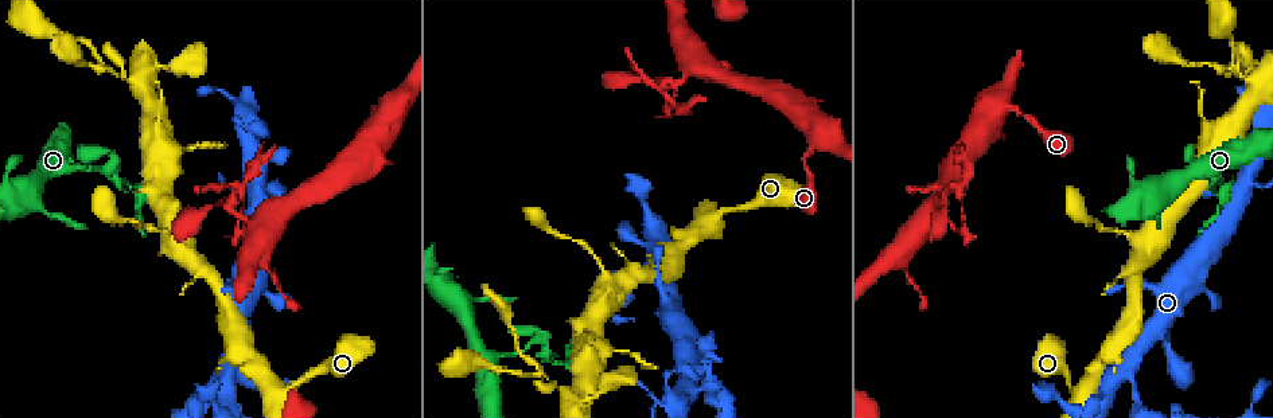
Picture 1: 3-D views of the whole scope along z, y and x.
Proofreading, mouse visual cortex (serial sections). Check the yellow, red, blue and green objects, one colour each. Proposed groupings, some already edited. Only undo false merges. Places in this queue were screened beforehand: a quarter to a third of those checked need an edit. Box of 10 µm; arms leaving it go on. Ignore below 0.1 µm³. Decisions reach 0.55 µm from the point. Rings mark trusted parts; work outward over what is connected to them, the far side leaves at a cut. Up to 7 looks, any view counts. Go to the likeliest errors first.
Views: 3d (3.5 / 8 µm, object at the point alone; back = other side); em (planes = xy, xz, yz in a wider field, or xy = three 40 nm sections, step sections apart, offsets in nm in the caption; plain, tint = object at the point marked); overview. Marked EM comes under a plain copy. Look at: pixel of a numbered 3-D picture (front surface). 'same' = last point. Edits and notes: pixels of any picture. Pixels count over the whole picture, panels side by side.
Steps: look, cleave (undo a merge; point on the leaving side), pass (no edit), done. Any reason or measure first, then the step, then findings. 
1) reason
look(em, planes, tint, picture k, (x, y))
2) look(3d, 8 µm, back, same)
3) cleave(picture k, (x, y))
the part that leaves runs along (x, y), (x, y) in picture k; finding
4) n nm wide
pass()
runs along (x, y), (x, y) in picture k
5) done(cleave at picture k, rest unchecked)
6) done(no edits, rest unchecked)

three arms meet
look(3d, 3.5 µm, picture 1, (540, 376))

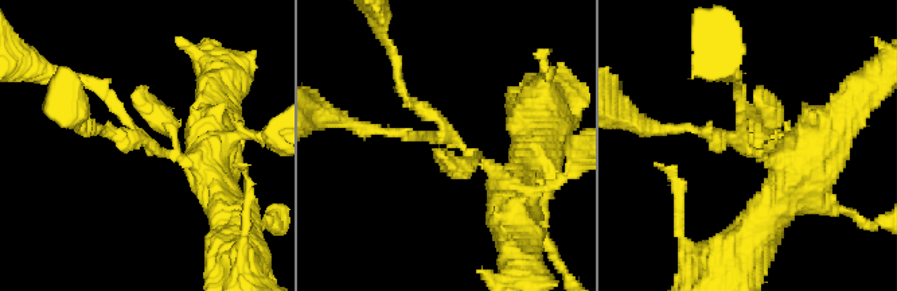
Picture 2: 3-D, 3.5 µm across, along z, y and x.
now the EM
look(em, xy, step 1, tint, picture 2, (449, 134))

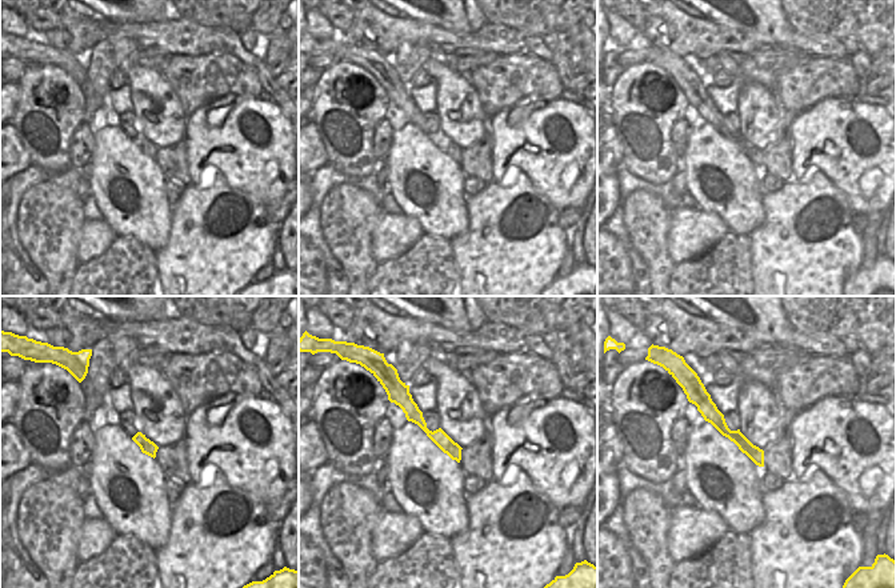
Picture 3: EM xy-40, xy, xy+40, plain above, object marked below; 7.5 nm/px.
pass()
runs along (703, 392), (708, 411), (760, 462) in picture 3; all the same cell

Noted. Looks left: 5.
sharp bend
look(3d, 3.5 µm, picture 1, (106, 166))

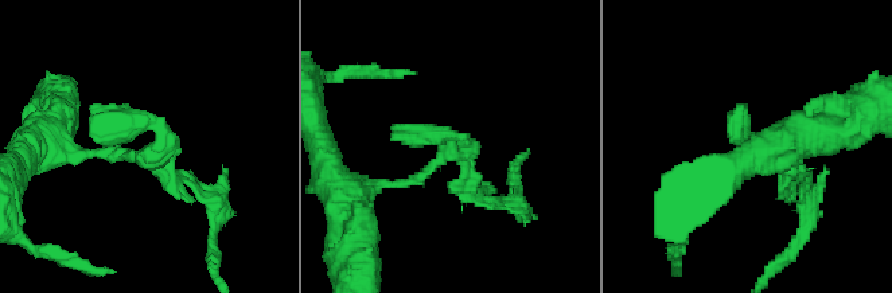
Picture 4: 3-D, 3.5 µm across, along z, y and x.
look(em, xy, step 3, tint, picture 4, (450, 152))

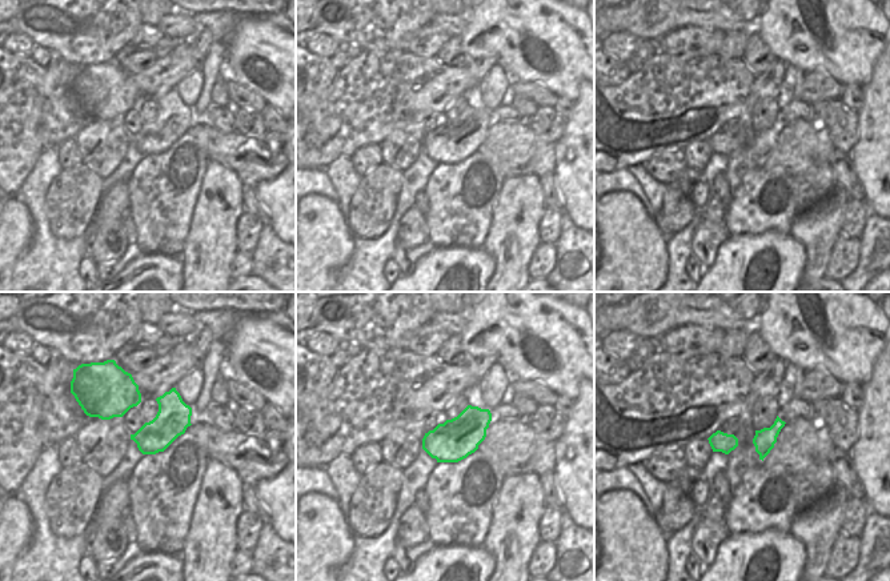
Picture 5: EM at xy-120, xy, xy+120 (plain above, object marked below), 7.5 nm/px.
cleave(picture 4, (117, 139))
the part that leaves runs along (110, 155), (164, 155), (194, 184) in picture 4; two cells meet here

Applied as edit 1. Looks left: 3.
a fork
look(3d, 8 µm, picture 1, (386, 111))

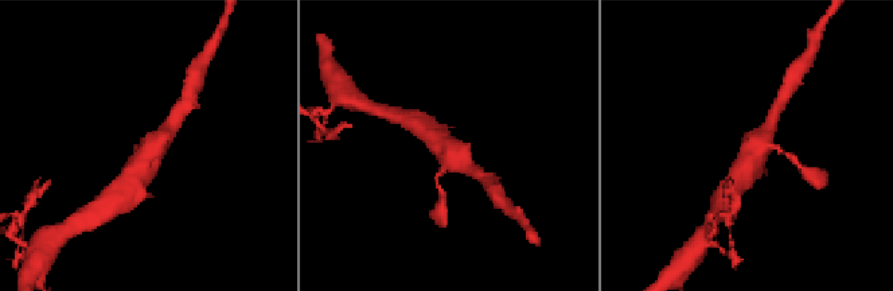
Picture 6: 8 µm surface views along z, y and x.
look(3d, 3.5 µm, same)

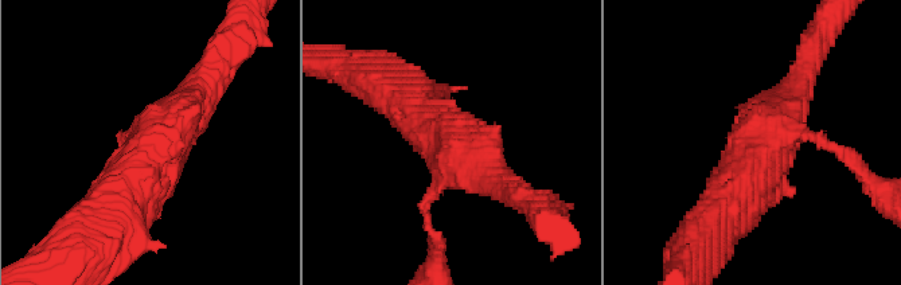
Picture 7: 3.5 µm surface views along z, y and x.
pass()
runs along (850, 156), (811, 136), (777, 136), (729, 206) in picture 7; all the same cell

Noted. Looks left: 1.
done(cleave at picture 4, rest unchecked)

